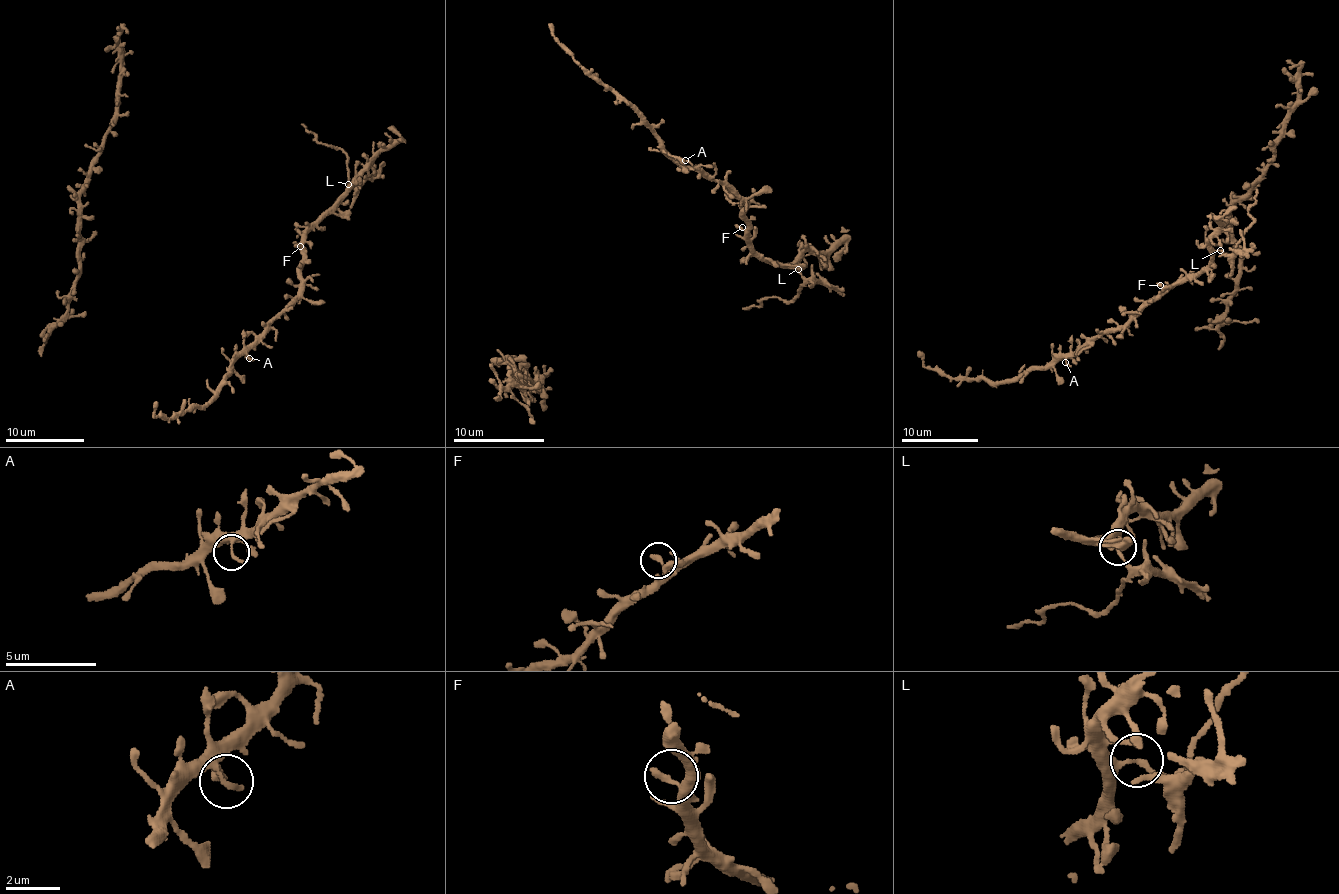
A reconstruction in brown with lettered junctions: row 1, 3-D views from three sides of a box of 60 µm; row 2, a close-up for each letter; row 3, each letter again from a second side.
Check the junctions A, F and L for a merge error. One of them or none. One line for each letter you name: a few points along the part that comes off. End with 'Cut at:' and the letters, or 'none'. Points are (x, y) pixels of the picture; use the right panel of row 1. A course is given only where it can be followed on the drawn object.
L: (1220, 249), (1231, 253), (1242, 232), (1254, 219), (1247, 212), (1255, 202), (1256, 188)
Cut at: L

